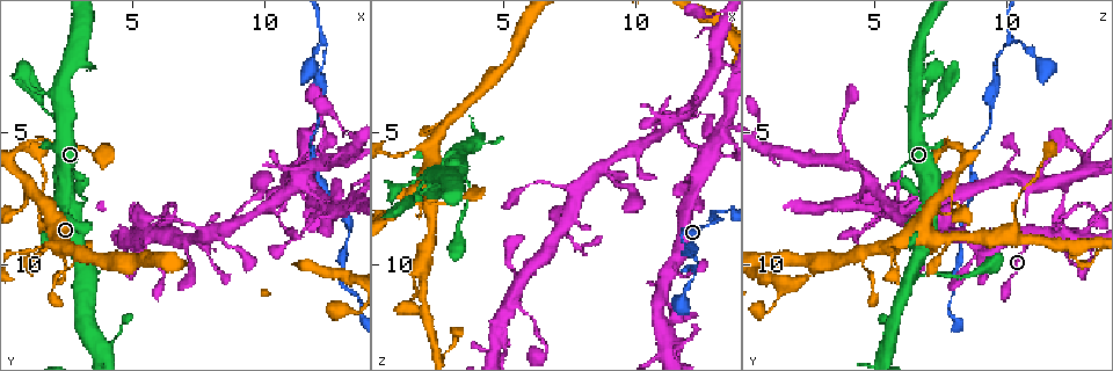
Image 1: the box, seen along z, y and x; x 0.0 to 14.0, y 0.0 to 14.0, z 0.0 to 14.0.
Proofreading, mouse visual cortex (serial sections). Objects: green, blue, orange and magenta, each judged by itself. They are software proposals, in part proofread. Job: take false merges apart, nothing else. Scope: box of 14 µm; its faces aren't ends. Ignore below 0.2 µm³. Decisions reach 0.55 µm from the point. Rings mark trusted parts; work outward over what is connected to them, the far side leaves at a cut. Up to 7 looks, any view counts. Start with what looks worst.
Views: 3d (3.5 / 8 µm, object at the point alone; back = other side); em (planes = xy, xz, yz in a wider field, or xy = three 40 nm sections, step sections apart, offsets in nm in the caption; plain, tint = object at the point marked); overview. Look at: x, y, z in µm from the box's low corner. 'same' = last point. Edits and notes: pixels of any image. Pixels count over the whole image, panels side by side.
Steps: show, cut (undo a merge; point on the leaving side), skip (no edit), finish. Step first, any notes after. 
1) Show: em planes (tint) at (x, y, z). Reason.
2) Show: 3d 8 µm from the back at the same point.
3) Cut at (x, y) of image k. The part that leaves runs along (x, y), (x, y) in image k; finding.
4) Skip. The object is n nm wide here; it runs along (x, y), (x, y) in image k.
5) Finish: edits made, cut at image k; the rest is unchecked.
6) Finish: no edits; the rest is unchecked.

Show: em xy step 3 (tint) at (12.2, 1.6, 10.2). Narrows sharply.

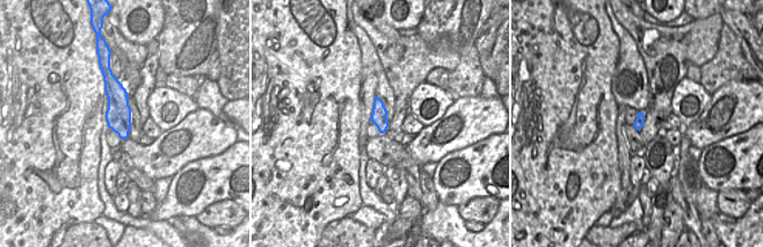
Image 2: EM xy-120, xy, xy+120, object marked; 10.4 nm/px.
Show: 3d 3.5 µm at the same point.

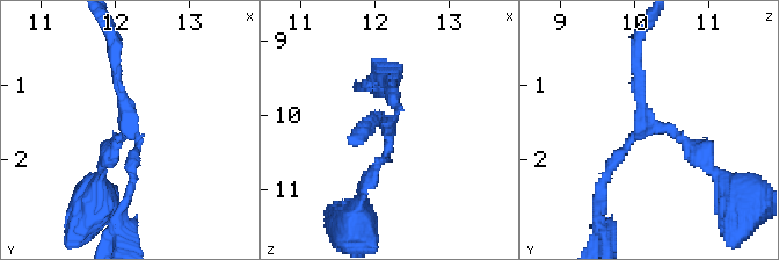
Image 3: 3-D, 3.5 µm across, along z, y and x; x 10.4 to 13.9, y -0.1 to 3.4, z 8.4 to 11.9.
Skip. Continuous, no second cell.

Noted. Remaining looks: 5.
Show: 3d 3.5 µm at (10.3, 7.8, 5.4). Two arms in line, one across.

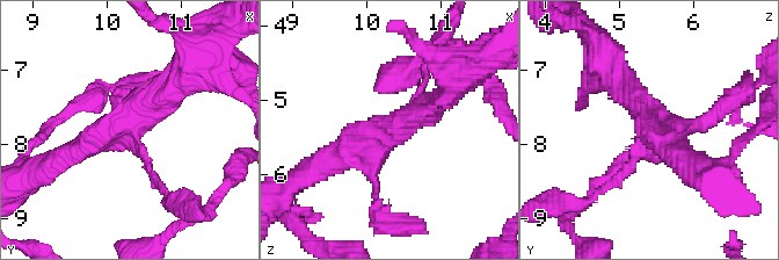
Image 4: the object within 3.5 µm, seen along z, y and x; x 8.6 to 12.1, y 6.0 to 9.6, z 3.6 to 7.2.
Skip. It runs along (325, 160), (375, 146), (417, 93) in image 4; one cell here.

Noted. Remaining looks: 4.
Show: 3d 8 µm from the back at (11.1, 9.0, 4.2). Abrupt turn.

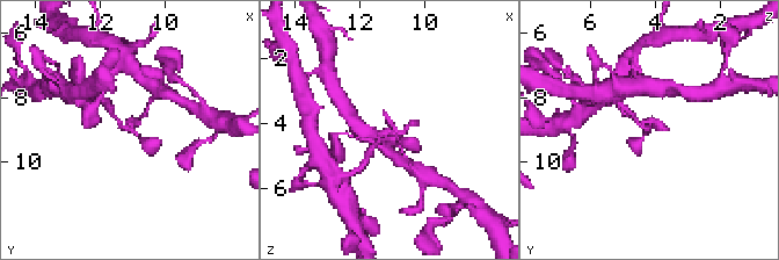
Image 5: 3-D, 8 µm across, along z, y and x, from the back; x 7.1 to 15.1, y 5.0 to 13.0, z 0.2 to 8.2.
Show: 3d 3.5 µm at (11.0, 9.1, 4.3).

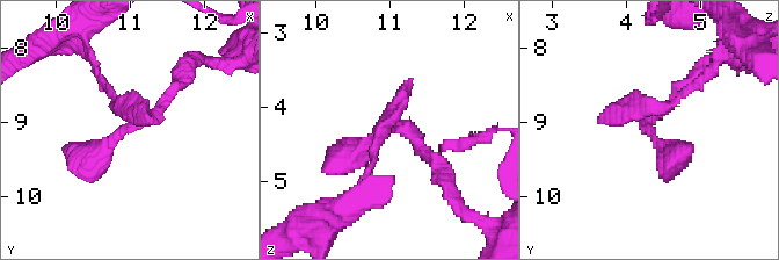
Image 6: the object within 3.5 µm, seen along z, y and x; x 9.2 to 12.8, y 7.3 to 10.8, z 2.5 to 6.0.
Show: em xy step 3 (tint) at (11.05, 9.05, 4.25).

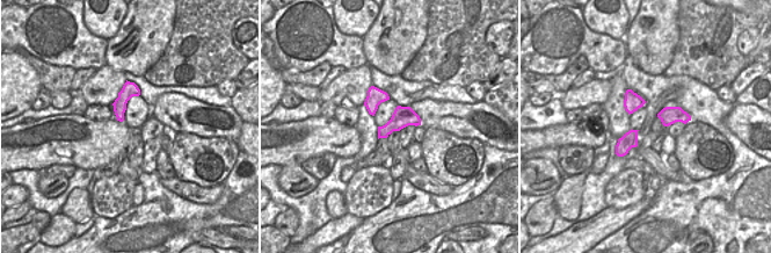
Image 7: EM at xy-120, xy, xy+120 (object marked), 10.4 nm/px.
Skip. Continuous, no second cell.

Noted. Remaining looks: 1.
Finish: no edits; the rest is unchecked.

